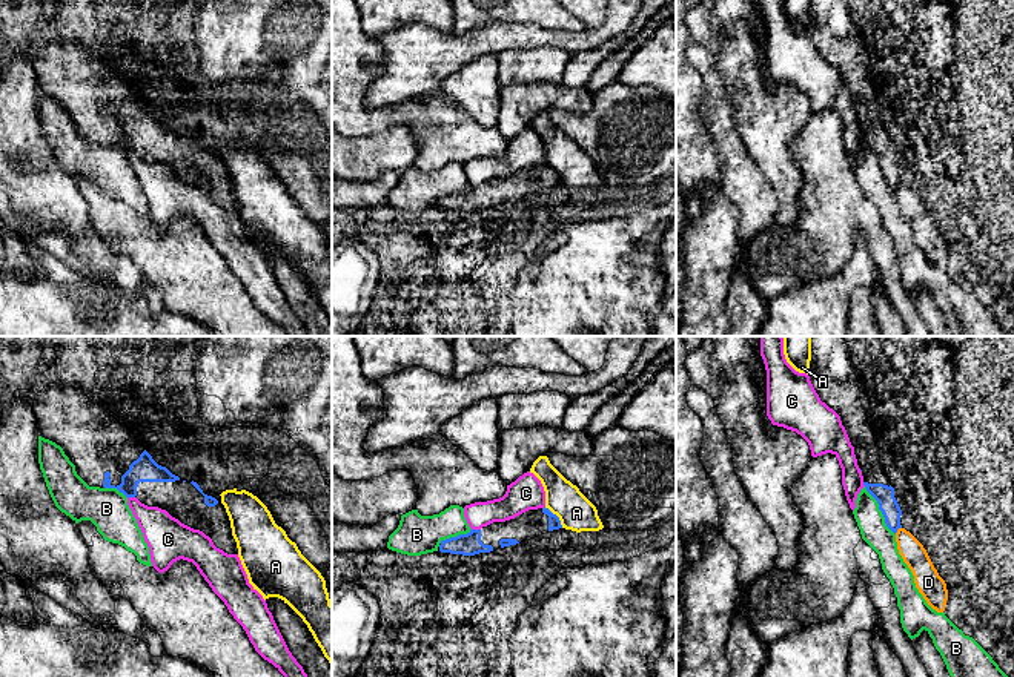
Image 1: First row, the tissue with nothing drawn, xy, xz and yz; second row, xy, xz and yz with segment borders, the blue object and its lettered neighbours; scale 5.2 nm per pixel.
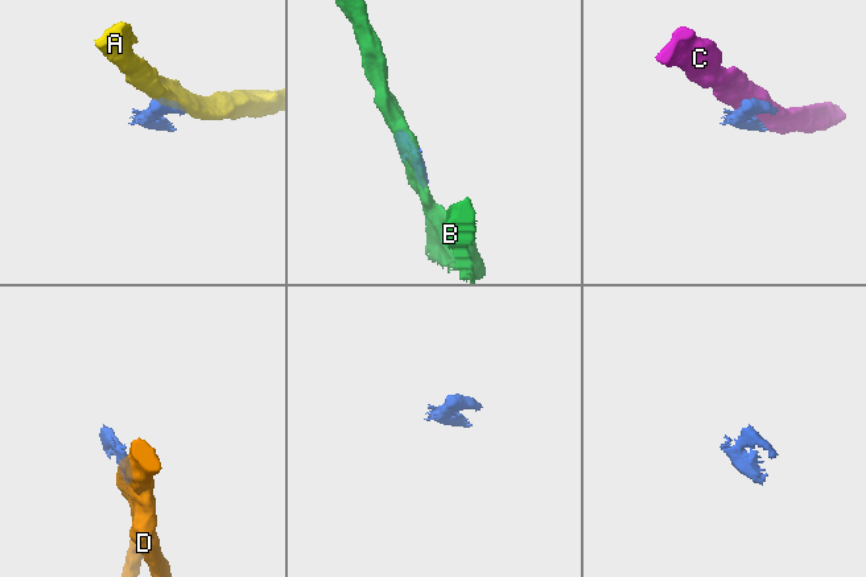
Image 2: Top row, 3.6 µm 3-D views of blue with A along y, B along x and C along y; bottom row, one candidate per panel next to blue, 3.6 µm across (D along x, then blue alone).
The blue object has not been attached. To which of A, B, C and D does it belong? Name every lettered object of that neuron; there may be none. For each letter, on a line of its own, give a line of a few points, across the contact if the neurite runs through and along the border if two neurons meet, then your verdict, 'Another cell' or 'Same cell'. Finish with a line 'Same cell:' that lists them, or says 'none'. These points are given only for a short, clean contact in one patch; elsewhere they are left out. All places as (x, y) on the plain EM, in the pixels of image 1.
A: Another cell
B: Another cell
C: Another cell
D: Line: yz (901, 183), (894, 189). Another cell
Same cell: none

